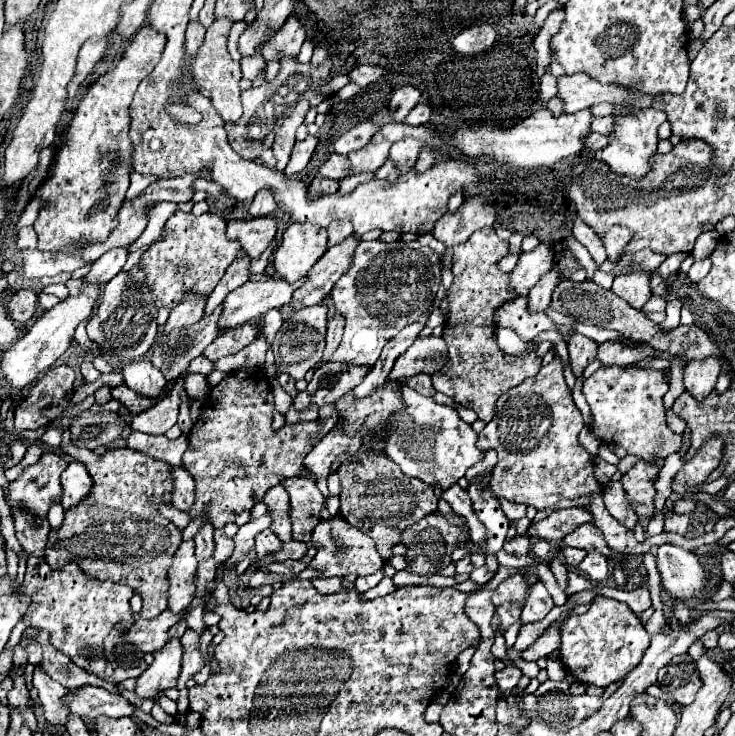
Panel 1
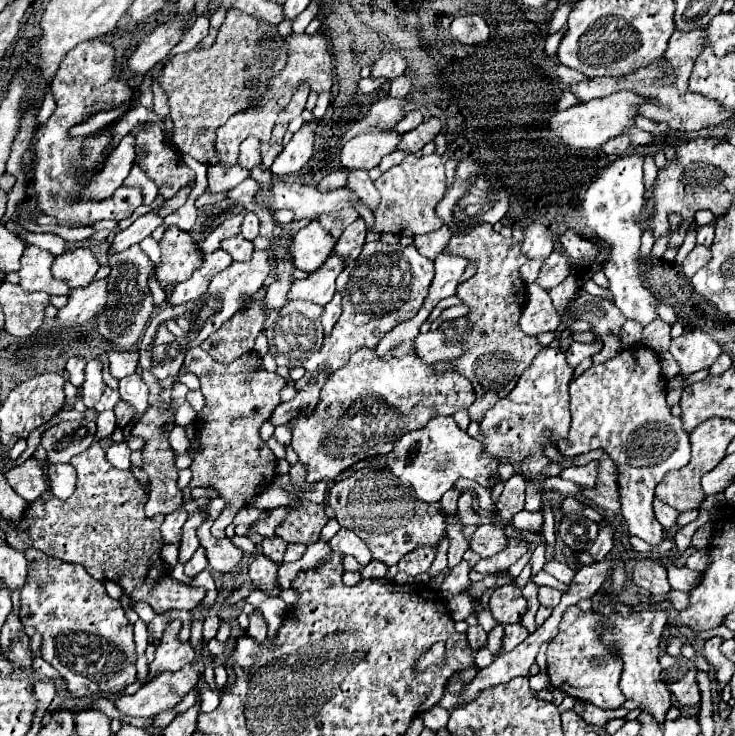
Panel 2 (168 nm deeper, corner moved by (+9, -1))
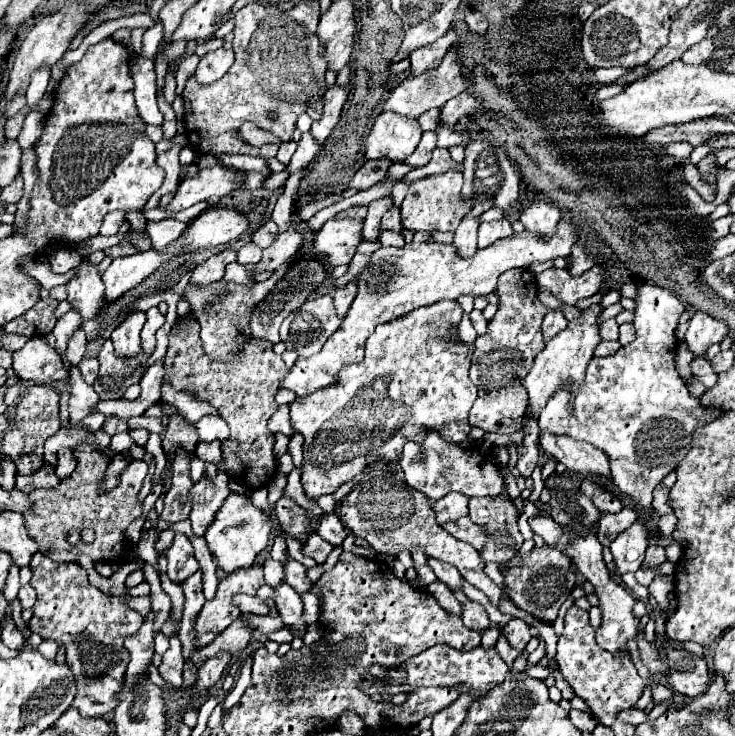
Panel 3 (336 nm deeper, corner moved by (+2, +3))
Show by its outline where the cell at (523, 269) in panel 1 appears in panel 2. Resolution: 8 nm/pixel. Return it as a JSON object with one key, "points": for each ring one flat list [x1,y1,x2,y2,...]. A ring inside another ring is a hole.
{"points":[[529,224,523,232,525,232,523,254,529,260,547,260,547,256,553,252,551,232,541,224]]}

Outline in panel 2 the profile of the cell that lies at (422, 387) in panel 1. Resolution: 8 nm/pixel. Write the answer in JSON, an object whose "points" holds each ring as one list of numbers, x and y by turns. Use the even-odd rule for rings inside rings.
{"points":[[405,340,397,348,387,350,387,354,377,358,375,348,357,350,349,362,333,372,319,394,319,404,309,416,297,416,289,422,293,442,291,448,297,452,299,462,307,470,307,482,329,480,335,482,339,476,359,460,389,454,393,450,395,440,401,434,423,428,435,416,453,416,461,408,469,408,475,400,475,390,471,382,455,370,447,370,443,374,435,372,435,366,423,364,419,356,415,356,413,340]]}

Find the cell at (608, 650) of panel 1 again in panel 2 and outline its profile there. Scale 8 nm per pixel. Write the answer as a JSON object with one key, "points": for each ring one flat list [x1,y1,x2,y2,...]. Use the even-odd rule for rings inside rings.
{"points":[[569,606,561,618,559,634,551,640,547,648,547,674,551,686,565,692,571,698,589,702,603,710,619,708,627,698,619,688,621,662,601,644,599,634,603,632,599,616,595,612,583,612,579,606]]}

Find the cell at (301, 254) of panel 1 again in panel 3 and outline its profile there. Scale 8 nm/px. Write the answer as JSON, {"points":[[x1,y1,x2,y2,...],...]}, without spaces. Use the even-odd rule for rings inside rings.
{"points":[[328,220,316,234,314,248,330,266,350,264,356,246,362,242,362,220]]}

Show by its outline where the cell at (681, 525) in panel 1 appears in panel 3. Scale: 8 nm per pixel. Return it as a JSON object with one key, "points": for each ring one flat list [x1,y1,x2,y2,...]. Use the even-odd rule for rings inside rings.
{"points":[[670,472,670,476,666,476,666,480,662,480,662,484,658,484,658,488,654,490,654,512,658,516,674,512,670,506,670,490,674,482,676,482,676,474]]}

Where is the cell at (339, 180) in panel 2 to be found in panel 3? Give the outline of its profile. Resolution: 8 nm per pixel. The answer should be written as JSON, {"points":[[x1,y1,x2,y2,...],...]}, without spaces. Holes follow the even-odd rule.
{"points":[[368,160,368,162,364,162,364,166,352,176,348,188,366,190,366,188,370,188,370,186,386,180,388,166,390,166,388,160]]}

